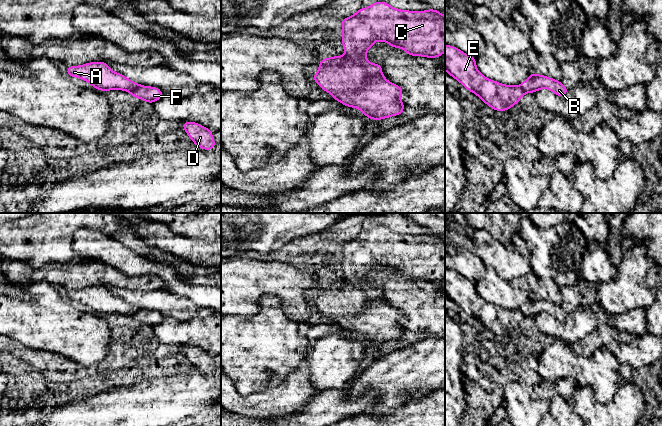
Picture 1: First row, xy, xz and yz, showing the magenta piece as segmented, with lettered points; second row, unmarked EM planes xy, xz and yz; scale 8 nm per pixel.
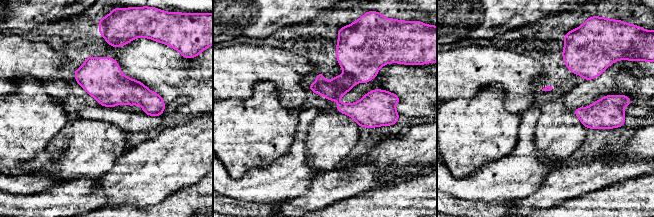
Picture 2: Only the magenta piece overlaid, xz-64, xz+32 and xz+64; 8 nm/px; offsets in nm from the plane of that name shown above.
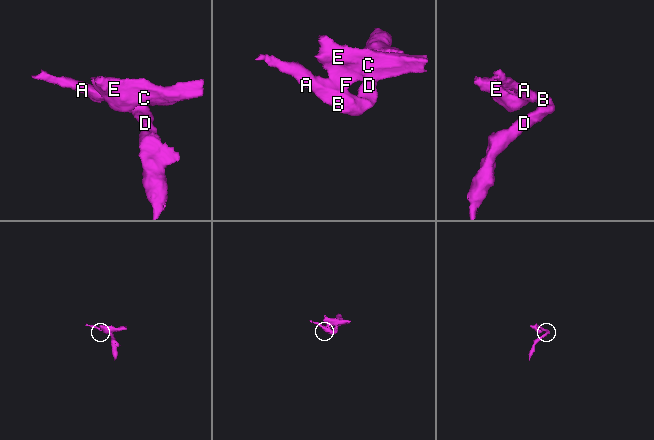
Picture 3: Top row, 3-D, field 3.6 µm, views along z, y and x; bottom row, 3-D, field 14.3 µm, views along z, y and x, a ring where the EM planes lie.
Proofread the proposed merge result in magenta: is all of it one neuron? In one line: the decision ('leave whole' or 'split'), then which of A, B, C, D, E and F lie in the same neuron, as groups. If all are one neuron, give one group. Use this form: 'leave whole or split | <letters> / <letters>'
split | A B D / C E F

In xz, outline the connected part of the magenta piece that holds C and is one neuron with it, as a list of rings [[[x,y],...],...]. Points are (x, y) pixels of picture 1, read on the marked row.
[[[376,1],[371,6],[342,19],[341,24],[345,55],[355,64],[364,66],[369,75],[382,73],[381,64],[370,63],[366,58],[367,50],[378,40],[394,48],[401,48],[411,56],[438,58],[445,52],[445,16],[438,10],[400,10],[385,2]]]

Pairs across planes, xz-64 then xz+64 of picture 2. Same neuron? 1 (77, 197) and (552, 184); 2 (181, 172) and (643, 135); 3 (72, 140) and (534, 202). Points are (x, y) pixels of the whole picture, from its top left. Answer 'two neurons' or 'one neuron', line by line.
1: one neuron
2: one neuron
3: two neurons

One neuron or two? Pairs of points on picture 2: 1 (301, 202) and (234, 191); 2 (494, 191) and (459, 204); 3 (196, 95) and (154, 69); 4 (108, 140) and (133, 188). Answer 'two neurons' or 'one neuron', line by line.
1: two neurons
2: two neurons
3: one neuron
4: two neurons

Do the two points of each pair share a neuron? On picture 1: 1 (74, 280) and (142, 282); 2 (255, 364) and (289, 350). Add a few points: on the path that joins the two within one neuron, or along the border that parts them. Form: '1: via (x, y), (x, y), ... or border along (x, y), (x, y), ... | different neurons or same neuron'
1: via (91, 277), (114, 277), (125, 282) | same neuron
2: via (263, 356), (269, 350), (281, 350) | same neuron

